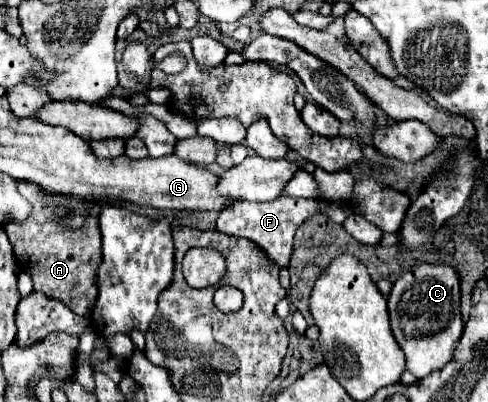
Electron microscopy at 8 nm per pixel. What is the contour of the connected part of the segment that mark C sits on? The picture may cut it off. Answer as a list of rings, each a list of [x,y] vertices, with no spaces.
[[[421,262],[407,270],[391,288],[387,298],[391,330],[405,354],[405,368],[417,378],[441,370],[453,356],[463,332],[461,318],[461,276],[453,266]]]

